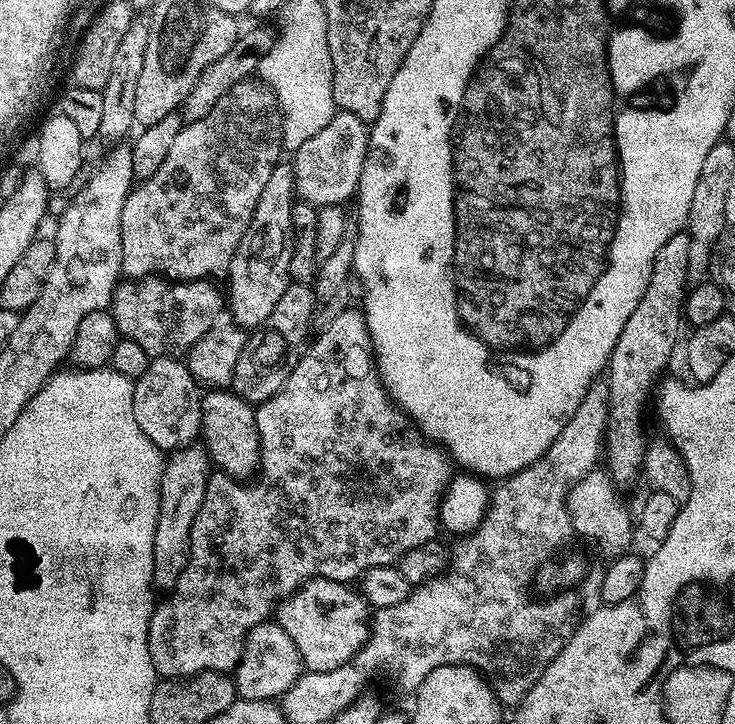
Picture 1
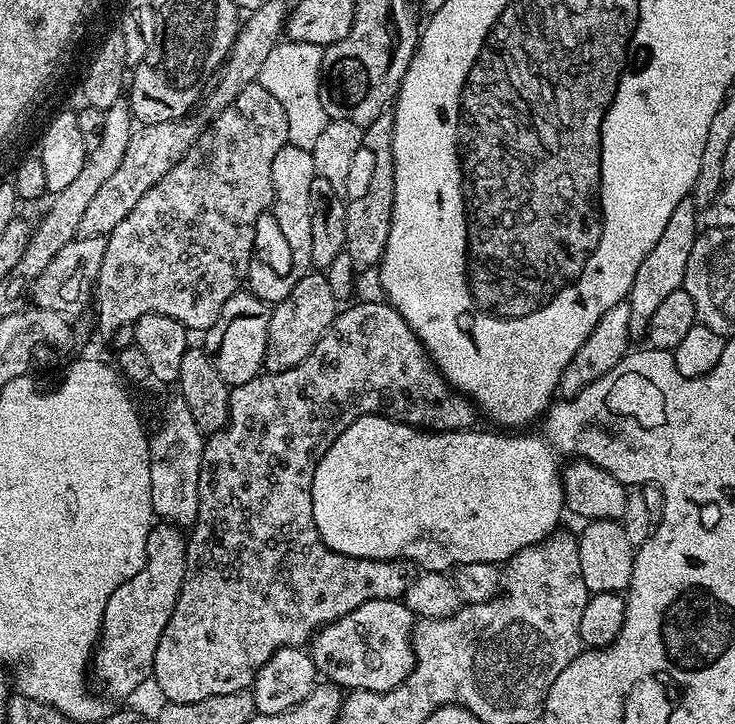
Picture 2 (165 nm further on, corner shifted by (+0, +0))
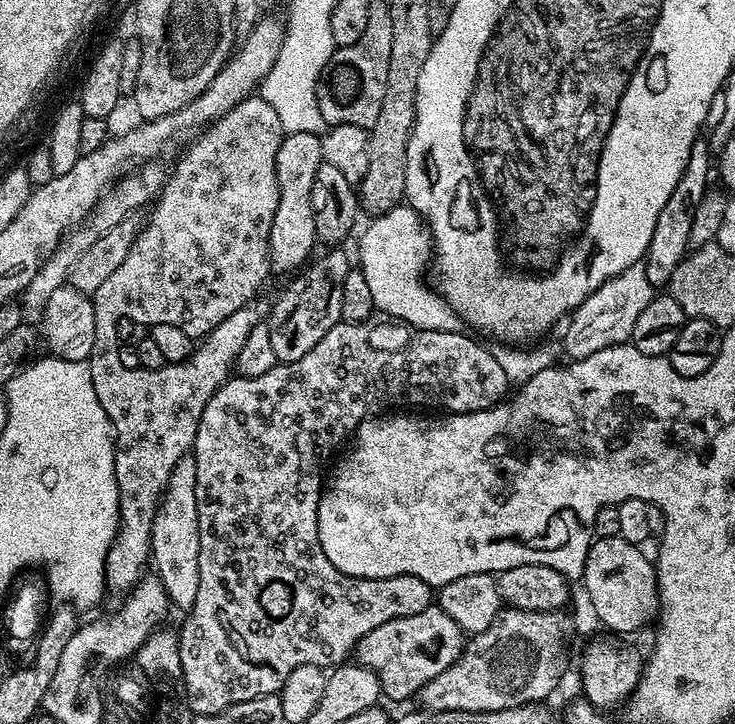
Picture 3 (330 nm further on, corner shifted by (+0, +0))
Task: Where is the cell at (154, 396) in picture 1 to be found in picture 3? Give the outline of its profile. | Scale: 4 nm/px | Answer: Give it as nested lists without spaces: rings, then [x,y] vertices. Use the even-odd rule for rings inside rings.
[[[183,456],[170,470],[170,482],[156,507],[156,517],[152,523],[151,563],[162,582],[171,607],[187,610],[192,607],[198,594],[198,498],[196,497],[196,458]],[[156,564],[156,568],[155,568]]]

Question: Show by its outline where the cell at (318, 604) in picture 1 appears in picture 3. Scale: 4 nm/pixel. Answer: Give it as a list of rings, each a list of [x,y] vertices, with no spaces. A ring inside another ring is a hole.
[[[433,606],[422,610],[419,614],[390,618],[390,622],[382,622],[382,626],[370,630],[366,638],[357,642],[354,660],[362,667],[374,670],[380,683],[380,691],[387,699],[389,696],[392,700],[408,700],[411,696],[413,699],[422,690],[422,686],[430,682],[430,678],[438,678],[442,670],[454,666],[465,643],[466,634],[460,629],[458,622],[454,622],[454,618],[450,618],[450,614],[446,614],[439,606]]]

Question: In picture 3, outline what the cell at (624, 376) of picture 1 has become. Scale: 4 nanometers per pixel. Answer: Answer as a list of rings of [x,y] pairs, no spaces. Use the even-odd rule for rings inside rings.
[[[697,138],[690,150],[690,158],[684,167],[682,178],[678,178],[678,186],[674,186],[674,194],[670,194],[670,198],[666,198],[666,206],[662,206],[662,214],[658,214],[658,222],[654,222],[654,234],[650,238],[648,253],[642,261],[646,270],[646,278],[650,278],[650,282],[654,286],[667,285],[672,279],[674,270],[684,261],[690,250],[688,238],[692,215],[698,202],[702,202],[704,193],[709,191],[708,171],[711,168],[713,171],[714,168],[713,157],[711,160],[708,157],[708,152],[710,153],[709,141]]]

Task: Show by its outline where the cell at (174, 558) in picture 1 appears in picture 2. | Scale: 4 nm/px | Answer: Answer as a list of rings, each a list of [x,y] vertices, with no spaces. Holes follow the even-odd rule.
[[[167,522],[153,523],[146,538],[143,570],[122,582],[110,594],[110,602],[106,602],[100,639],[94,649],[94,676],[116,700],[126,699],[147,680],[149,683],[162,630],[166,630],[166,622],[170,622],[170,614],[174,614],[178,602],[187,553],[186,536],[181,529]]]

